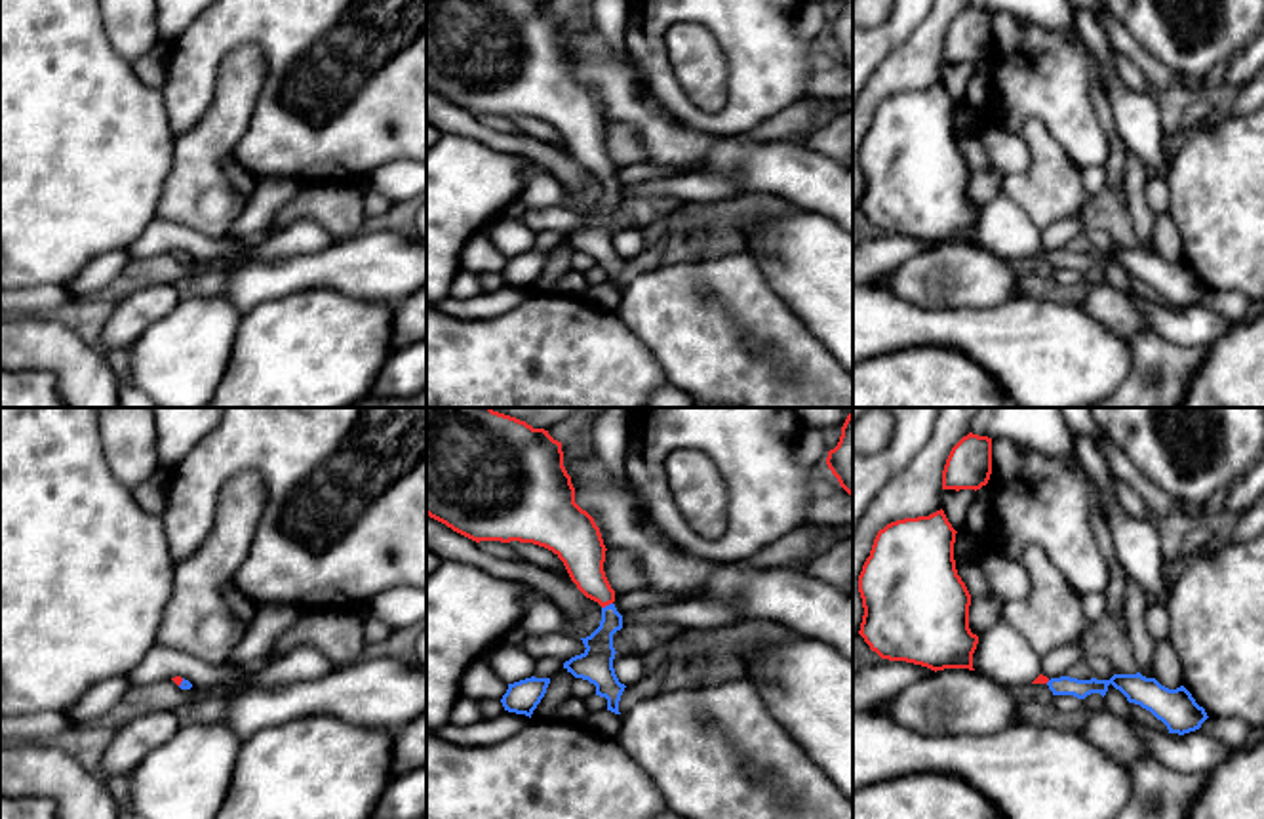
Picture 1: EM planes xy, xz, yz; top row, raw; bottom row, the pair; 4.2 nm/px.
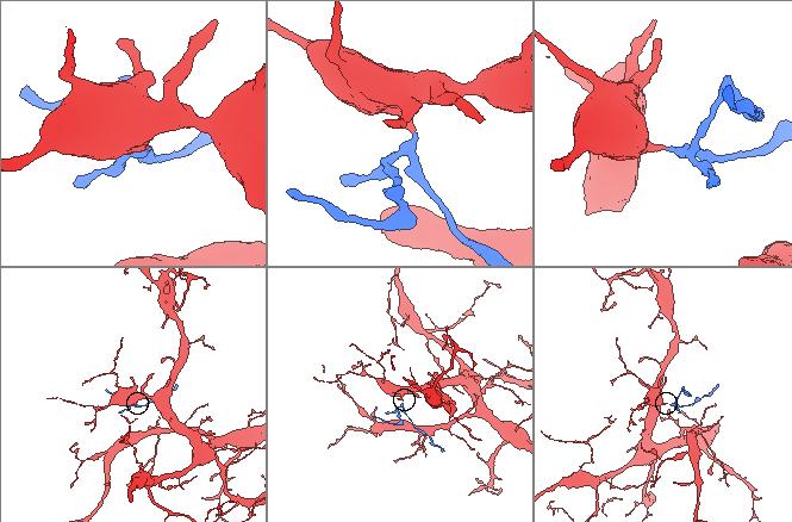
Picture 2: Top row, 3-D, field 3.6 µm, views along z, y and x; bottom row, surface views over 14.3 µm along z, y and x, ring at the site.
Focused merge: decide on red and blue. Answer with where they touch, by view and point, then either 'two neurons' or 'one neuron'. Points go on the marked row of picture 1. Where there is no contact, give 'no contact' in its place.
xz (606, 604) | one neuron

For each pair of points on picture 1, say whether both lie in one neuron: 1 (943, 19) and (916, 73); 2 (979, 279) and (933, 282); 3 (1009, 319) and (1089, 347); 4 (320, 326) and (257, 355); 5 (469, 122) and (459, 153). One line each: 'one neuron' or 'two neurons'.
1: one neuron
2: one neuron
3: one neuron
4: one neuron
5: two neurons

